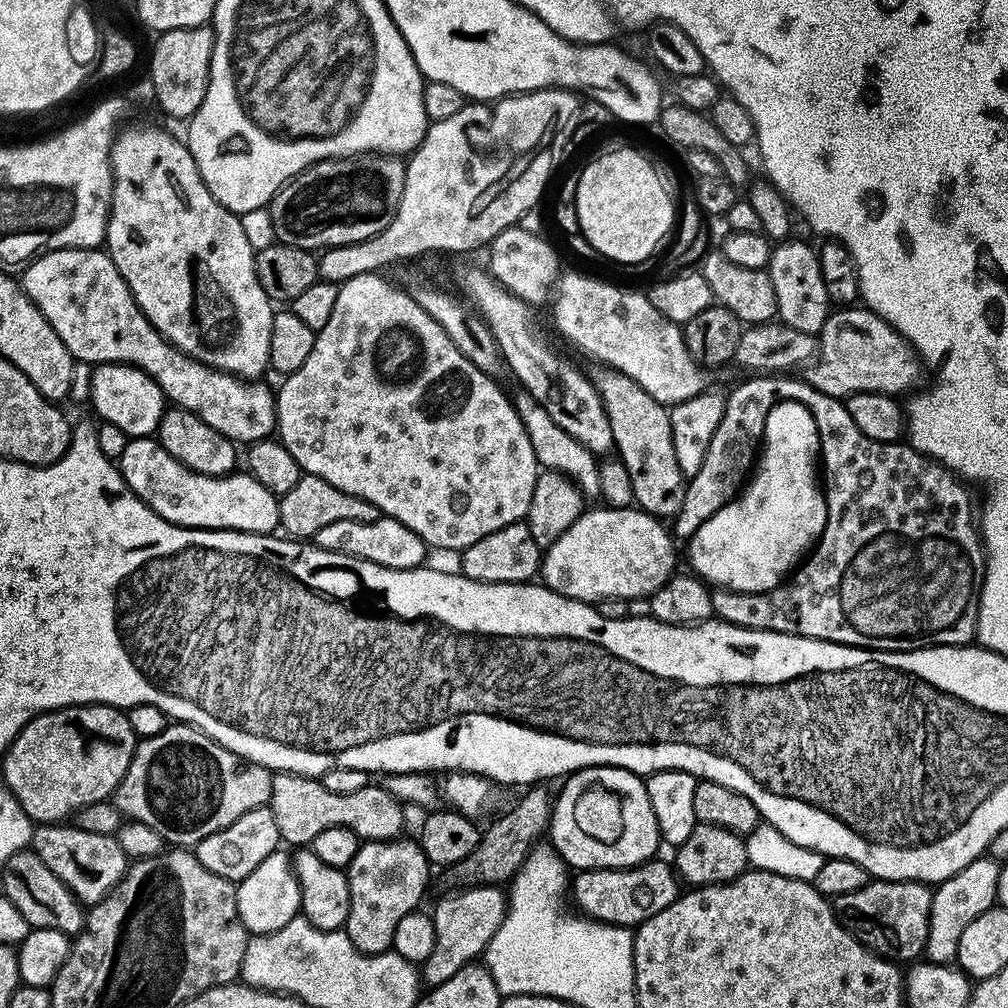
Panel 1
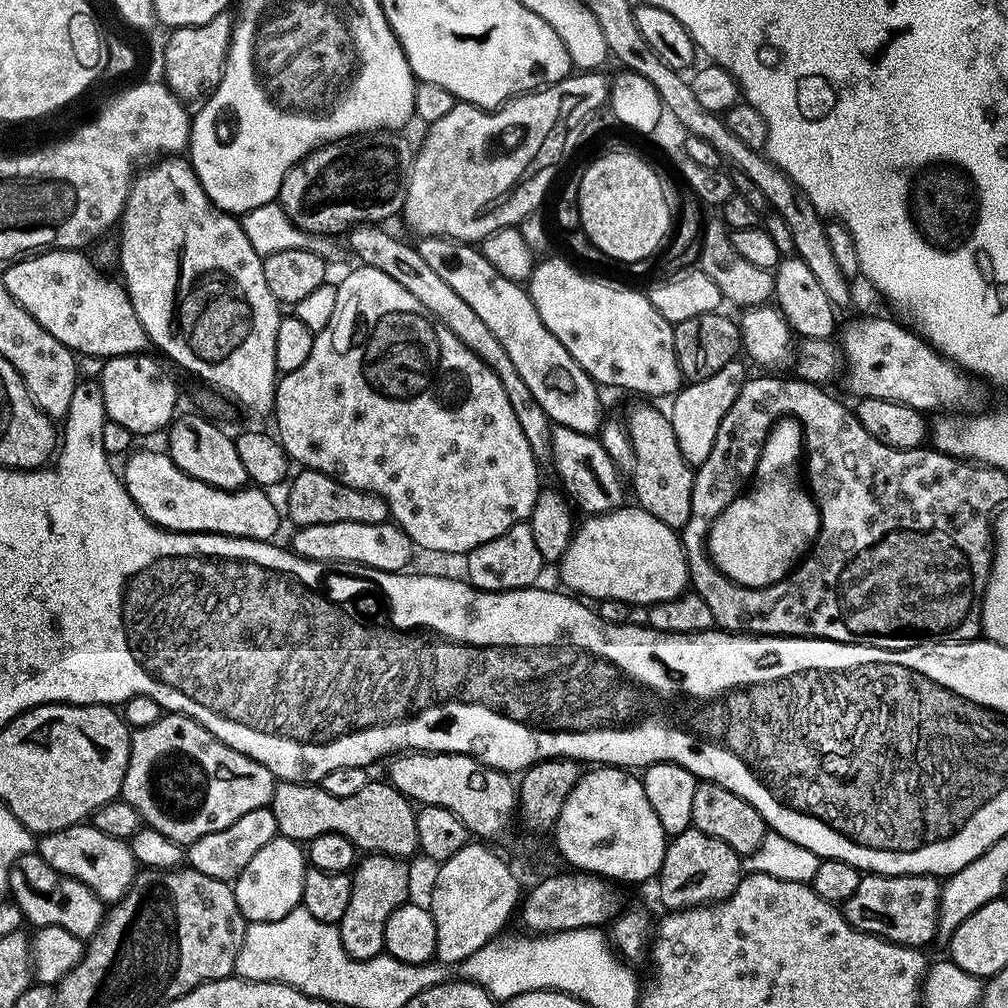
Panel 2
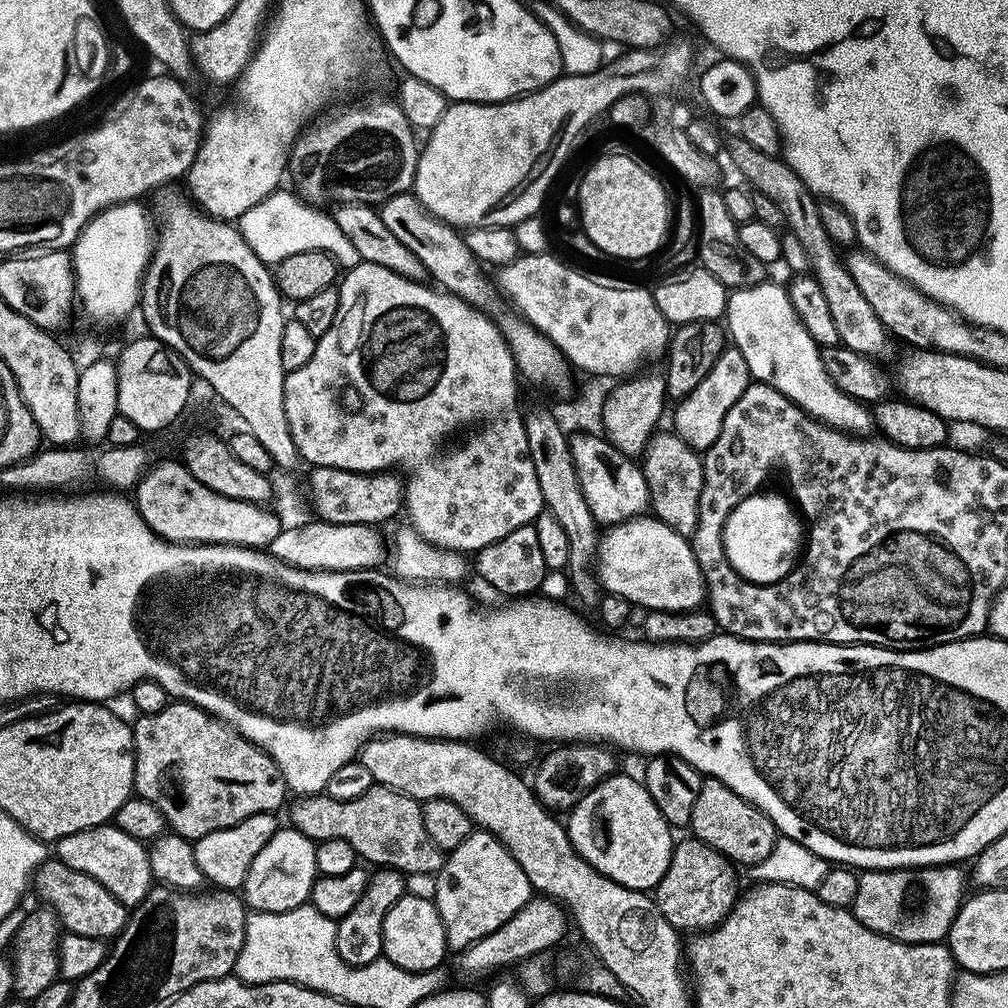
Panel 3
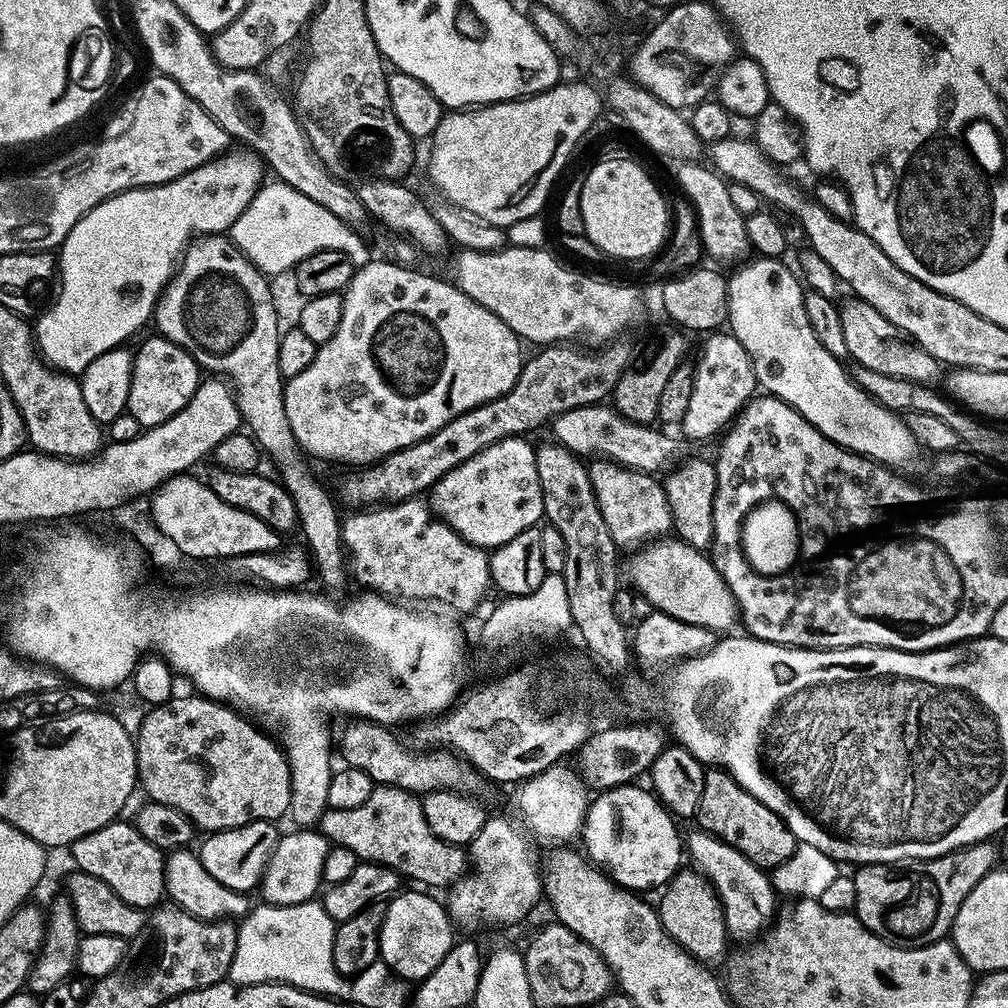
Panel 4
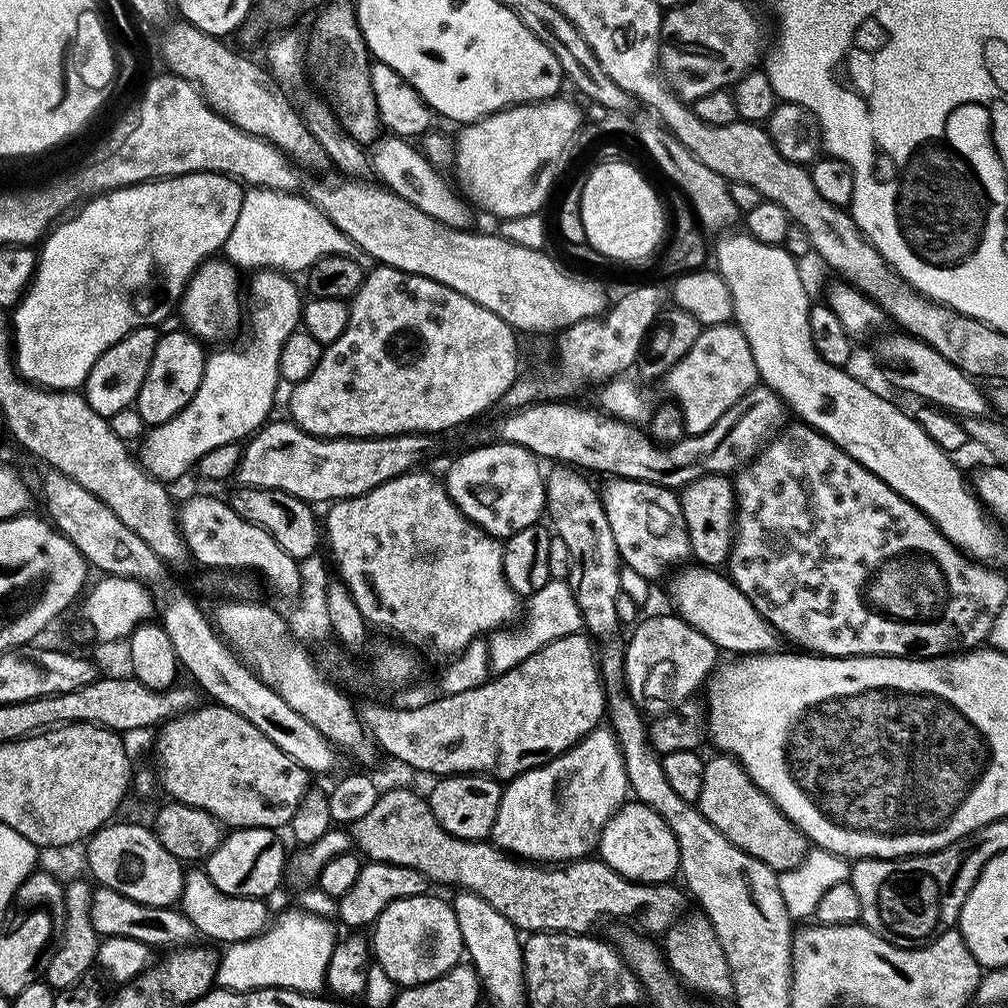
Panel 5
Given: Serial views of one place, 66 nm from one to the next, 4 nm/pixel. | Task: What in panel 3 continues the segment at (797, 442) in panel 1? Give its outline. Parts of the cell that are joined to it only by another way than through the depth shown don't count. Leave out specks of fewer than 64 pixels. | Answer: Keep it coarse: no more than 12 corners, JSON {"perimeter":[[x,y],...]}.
{"perimeter":[[743,500],[726,558],[752,584],[792,575],[806,544],[793,501]]}

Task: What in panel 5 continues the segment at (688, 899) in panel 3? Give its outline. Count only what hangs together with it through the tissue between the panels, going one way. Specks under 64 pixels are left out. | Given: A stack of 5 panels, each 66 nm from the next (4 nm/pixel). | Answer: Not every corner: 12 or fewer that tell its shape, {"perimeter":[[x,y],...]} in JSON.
{"perimeter":[[706,915],[663,937],[668,967],[689,993],[731,1001],[726,953]]}

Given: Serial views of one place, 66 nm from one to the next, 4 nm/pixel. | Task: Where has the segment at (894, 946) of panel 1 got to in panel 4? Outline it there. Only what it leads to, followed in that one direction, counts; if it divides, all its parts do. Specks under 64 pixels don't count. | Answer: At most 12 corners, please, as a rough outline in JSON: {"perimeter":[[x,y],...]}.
{"perimeter":[[996,842],[870,864],[854,913],[905,948],[947,941]]}

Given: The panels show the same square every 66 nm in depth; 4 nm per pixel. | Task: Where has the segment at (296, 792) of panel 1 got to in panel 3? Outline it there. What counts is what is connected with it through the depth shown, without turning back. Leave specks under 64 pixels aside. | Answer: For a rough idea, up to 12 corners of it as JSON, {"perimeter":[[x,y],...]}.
{"perimeter":[[374,787],[354,802],[300,798],[291,827],[405,877],[446,854],[421,801]]}

